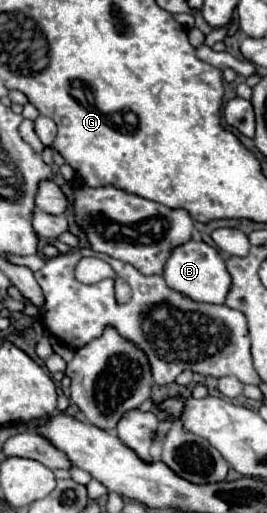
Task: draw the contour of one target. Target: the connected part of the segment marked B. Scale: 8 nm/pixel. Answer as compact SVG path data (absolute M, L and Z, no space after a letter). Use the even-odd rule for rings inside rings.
M193 240L177 246L171 252L171 256L165 264L163 278L169 288L185 294L187 298L191 298L195 302L207 302L207 304L223 304L227 298L227 292L231 288L231 276L227 272L225 260L219 254L219 250L211 248L205 242L193 242Z

